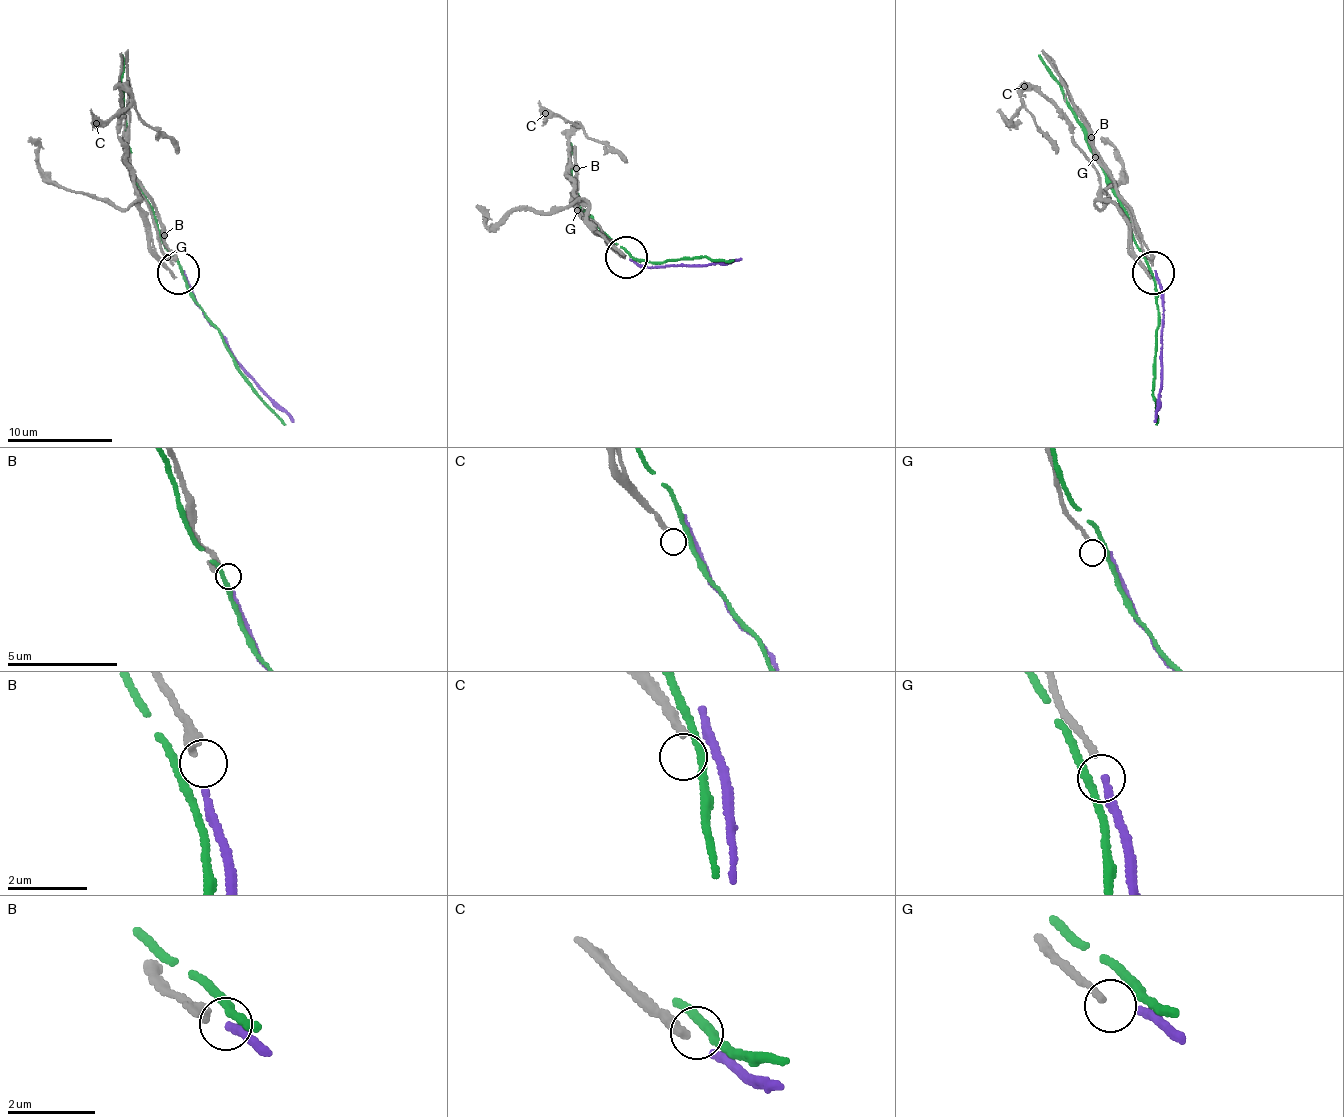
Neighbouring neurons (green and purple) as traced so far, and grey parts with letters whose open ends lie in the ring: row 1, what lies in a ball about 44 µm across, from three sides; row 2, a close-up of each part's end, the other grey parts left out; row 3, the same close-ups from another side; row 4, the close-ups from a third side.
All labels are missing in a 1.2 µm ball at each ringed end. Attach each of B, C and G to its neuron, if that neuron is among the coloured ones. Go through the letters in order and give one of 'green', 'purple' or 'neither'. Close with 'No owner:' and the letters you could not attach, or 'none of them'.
B: purple
C: neither
G: neither
No owner: C, G

